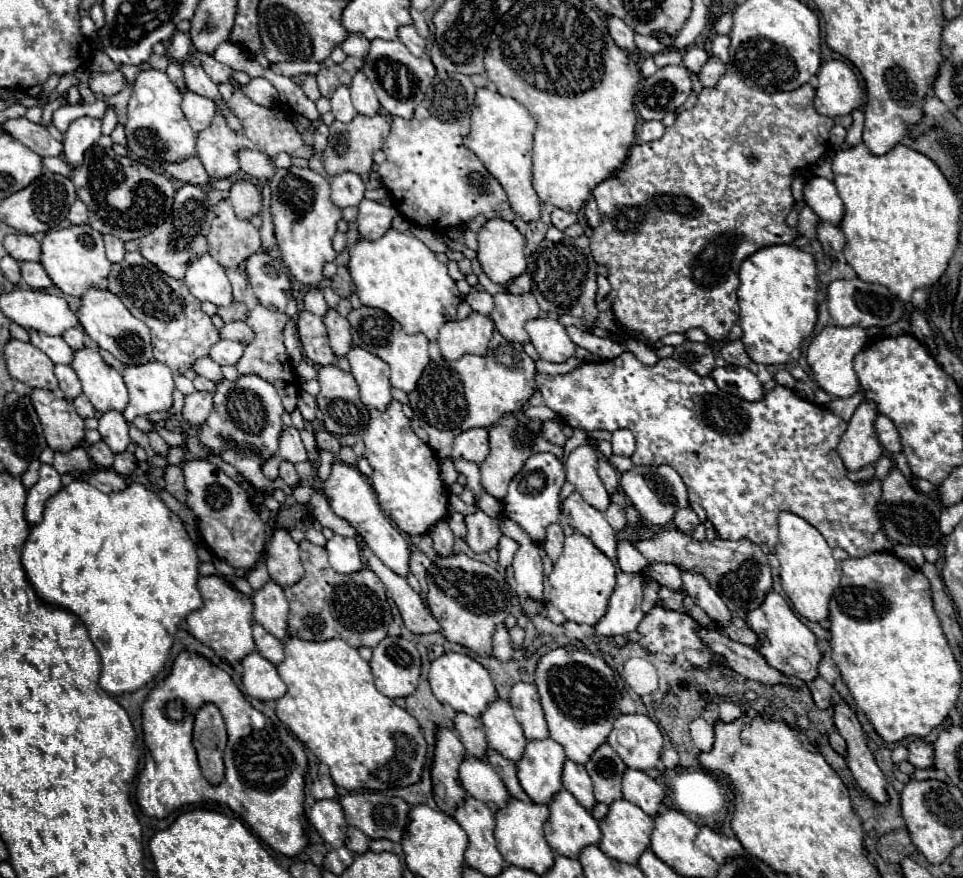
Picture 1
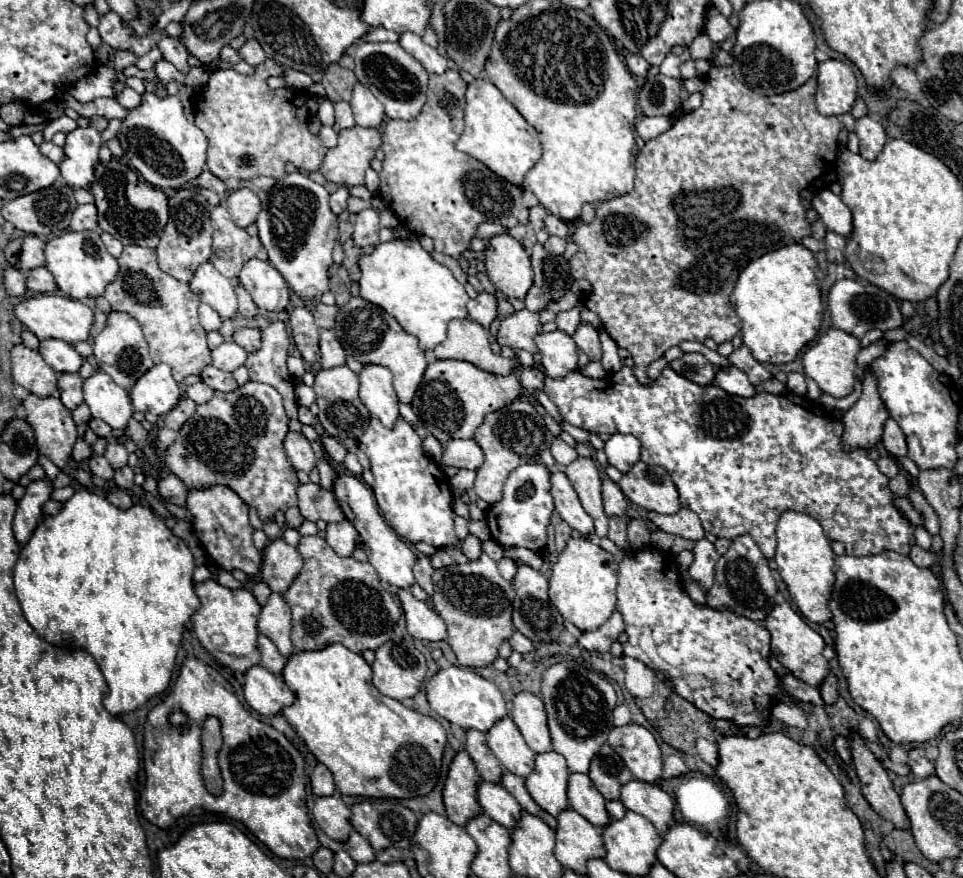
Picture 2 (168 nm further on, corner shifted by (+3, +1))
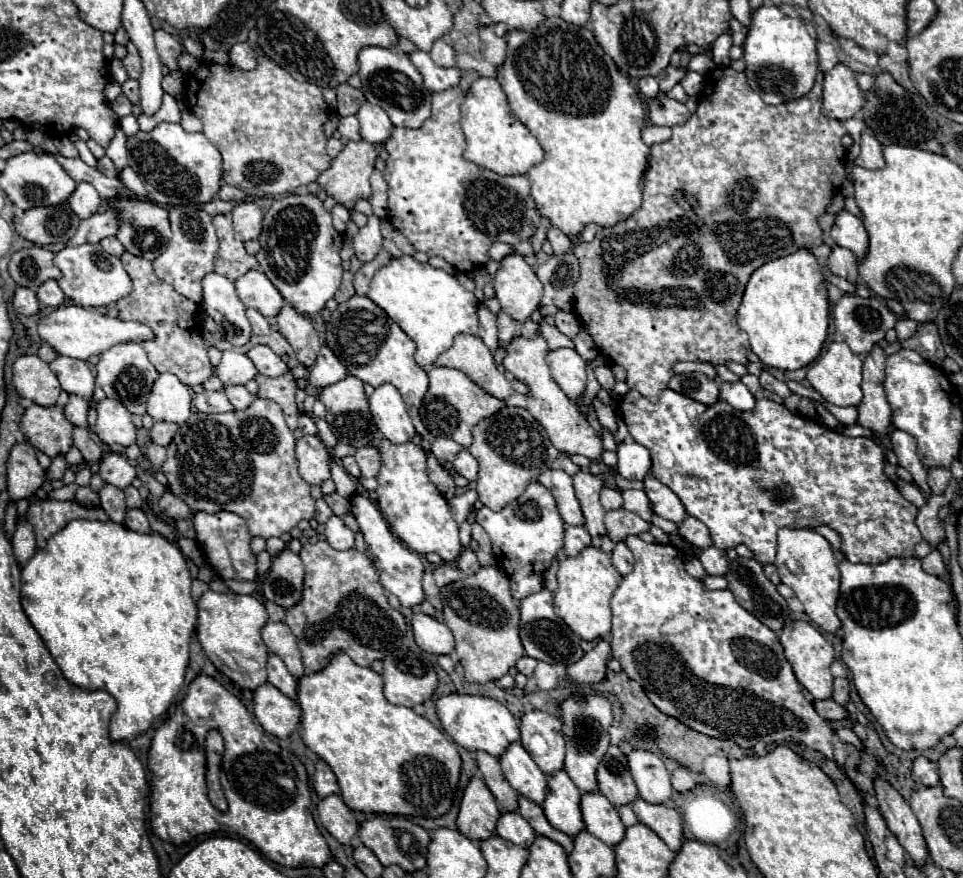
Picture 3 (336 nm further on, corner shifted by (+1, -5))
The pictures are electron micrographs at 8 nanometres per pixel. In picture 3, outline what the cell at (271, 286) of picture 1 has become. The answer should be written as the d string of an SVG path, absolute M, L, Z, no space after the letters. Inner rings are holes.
M250 270L236 280L236 294L246 308L256 308L266 318L276 316L284 306L282 294L258 270Z

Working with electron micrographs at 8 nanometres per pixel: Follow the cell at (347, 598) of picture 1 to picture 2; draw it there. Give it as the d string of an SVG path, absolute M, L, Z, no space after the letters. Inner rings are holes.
M302 536L298 550L304 558L304 568L284 594L292 610L294 650L320 650L340 642L352 652L362 652L376 650L388 642L400 618L400 606L382 588L374 566L356 562L352 556L336 556L320 536Z

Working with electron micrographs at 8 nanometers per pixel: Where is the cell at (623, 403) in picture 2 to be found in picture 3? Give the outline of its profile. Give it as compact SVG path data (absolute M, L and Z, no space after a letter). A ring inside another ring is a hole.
M630 390L618 404L618 410L622 414L622 420L626 422L632 438L646 446L650 450L650 456L652 456L652 474L656 480L660 480L662 484L666 484L672 492L678 494L678 498L682 500L686 512L698 520L702 520L708 528L710 528L710 536L712 536L712 542L716 548L722 548L722 550L730 550L730 548L736 548L738 544L744 544L748 546L756 560L762 562L762 564L772 564L774 562L774 556L776 556L776 534L780 528L812 528L812 526L820 526L820 524L826 524L830 526L832 530L836 530L842 538L842 554L848 562L852 564L880 564L880 562L886 562L888 558L908 558L908 556L914 556L914 546L922 540L922 534L916 526L916 514L918 514L918 508L912 506L900 492L898 488L894 486L894 482L882 472L882 448L868 440L868 438L850 438L850 436L844 436L840 432L834 432L826 426L818 426L814 420L810 418L802 418L800 414L794 414L794 412L788 412L788 408L784 404L776 404L768 398L762 398L756 402L754 410L752 412L740 412L736 408L732 408L728 402L716 402L714 406L704 406L700 402L694 402L674 390L664 390L662 396L660 396L660 402L658 404L652 404L648 402L640 392L636 390Z

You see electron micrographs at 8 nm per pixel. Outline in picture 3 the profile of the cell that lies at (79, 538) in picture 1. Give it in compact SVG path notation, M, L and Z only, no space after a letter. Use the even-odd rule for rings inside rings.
M72 520L66 528L62 528L60 532L56 532L46 548L38 550L30 562L22 568L22 608L28 616L28 620L32 622L32 626L36 628L36 632L40 634L40 638L44 640L46 648L50 650L54 662L60 666L64 678L68 682L72 682L78 688L84 690L106 690L108 694L114 696L114 700L118 702L118 710L112 716L110 722L110 738L112 742L128 742L140 734L144 734L174 702L176 694L180 692L182 684L184 684L184 674L186 674L186 666L188 666L188 650L190 650L190 636L196 628L196 620L198 620L198 610L196 604L190 596L190 572L186 566L186 560L180 552L178 546L170 544L164 536L160 534L138 534L122 524L116 522L94 522L94 520Z

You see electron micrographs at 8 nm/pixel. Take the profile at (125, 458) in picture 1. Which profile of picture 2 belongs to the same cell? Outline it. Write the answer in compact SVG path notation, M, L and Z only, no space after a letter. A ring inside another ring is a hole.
M122 466L122 468L114 470L114 478L112 480L114 480L114 484L118 488L132 488L132 484L134 484L134 472L132 472L130 466Z

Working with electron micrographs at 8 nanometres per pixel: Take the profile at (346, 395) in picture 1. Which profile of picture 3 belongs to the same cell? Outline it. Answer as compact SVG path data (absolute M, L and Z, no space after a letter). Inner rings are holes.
M346 376L344 380L326 386L320 392L320 400L326 406L326 422L332 430L332 434L338 438L338 442L350 444L354 448L364 448L368 444L372 444L372 440L378 436L378 428L372 422L372 414L368 408L368 400L364 394L364 384L358 378Z

